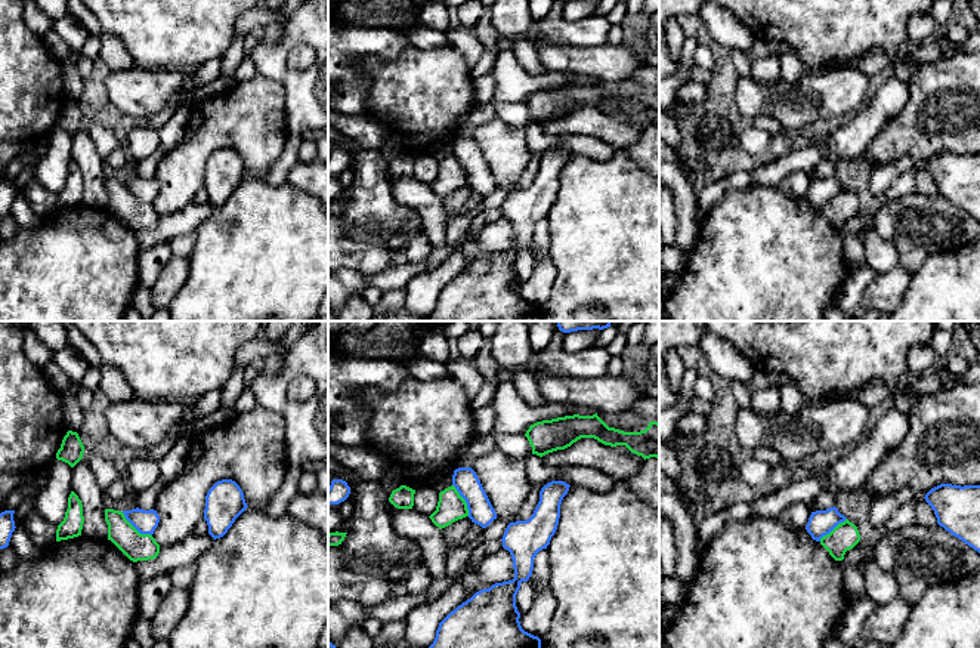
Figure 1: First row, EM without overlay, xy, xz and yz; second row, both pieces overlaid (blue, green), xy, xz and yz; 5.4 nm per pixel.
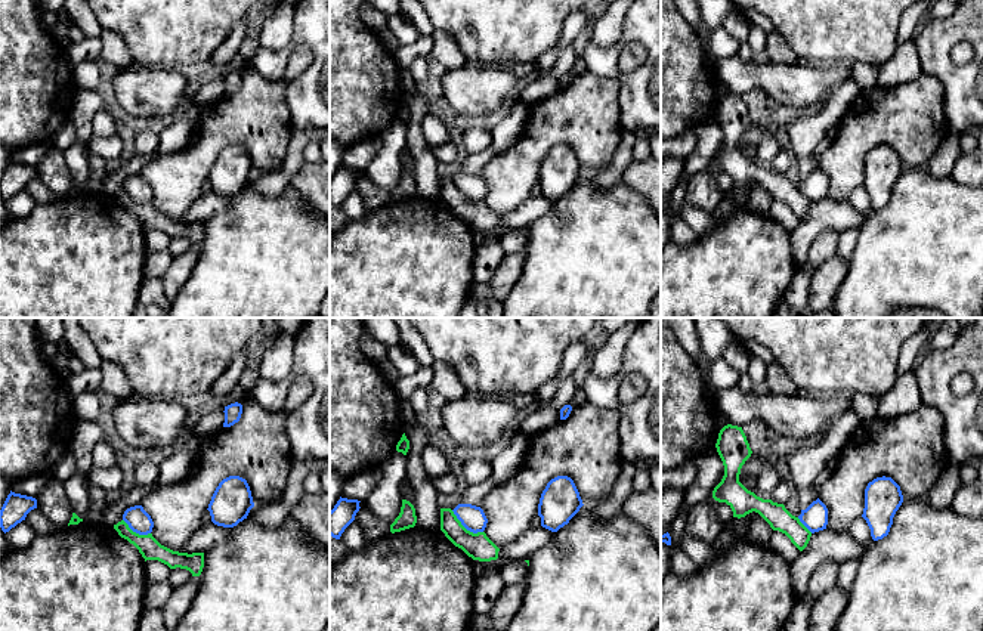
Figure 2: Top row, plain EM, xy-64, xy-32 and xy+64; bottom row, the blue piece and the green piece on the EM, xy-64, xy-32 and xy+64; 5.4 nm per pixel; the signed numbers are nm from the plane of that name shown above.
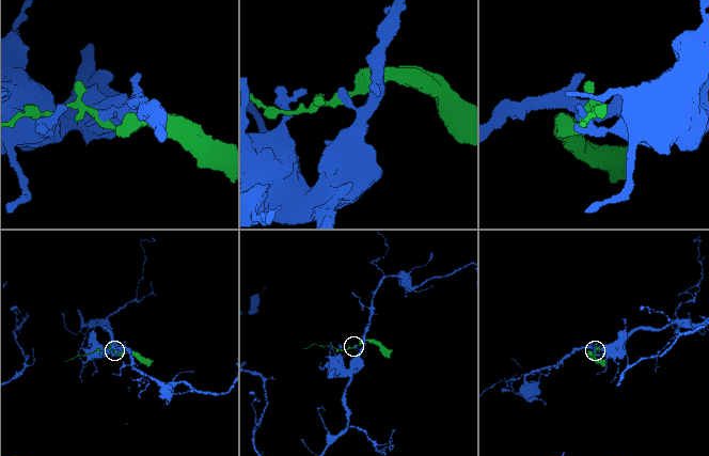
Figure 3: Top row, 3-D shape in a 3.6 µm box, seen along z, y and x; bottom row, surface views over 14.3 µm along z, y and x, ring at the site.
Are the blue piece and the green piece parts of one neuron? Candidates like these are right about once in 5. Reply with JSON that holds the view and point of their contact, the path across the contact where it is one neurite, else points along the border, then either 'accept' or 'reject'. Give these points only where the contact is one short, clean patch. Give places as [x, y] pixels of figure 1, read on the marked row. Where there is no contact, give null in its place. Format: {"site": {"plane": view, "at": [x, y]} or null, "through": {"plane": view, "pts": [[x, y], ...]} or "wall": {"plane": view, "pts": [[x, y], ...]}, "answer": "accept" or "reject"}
{"site": {"plane": "xy", "at": [136, 528]}, "wall": {"plane": "xy", "pts": [[121, 512], [141, 533], [151, 536]]}, "answer": "reject"}

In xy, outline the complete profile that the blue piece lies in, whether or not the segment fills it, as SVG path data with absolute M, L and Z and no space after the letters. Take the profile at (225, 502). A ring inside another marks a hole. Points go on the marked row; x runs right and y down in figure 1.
M217 481L205 496L204 519L208 534L214 540L223 537L247 507L244 493L235 481Z

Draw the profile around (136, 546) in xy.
M105 509L108 540L111 540L130 561L154 559L160 553L160 544L151 534L140 534L123 512Z

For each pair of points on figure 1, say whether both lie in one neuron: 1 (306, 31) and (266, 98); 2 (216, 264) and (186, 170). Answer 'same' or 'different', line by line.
1: different
2: different

